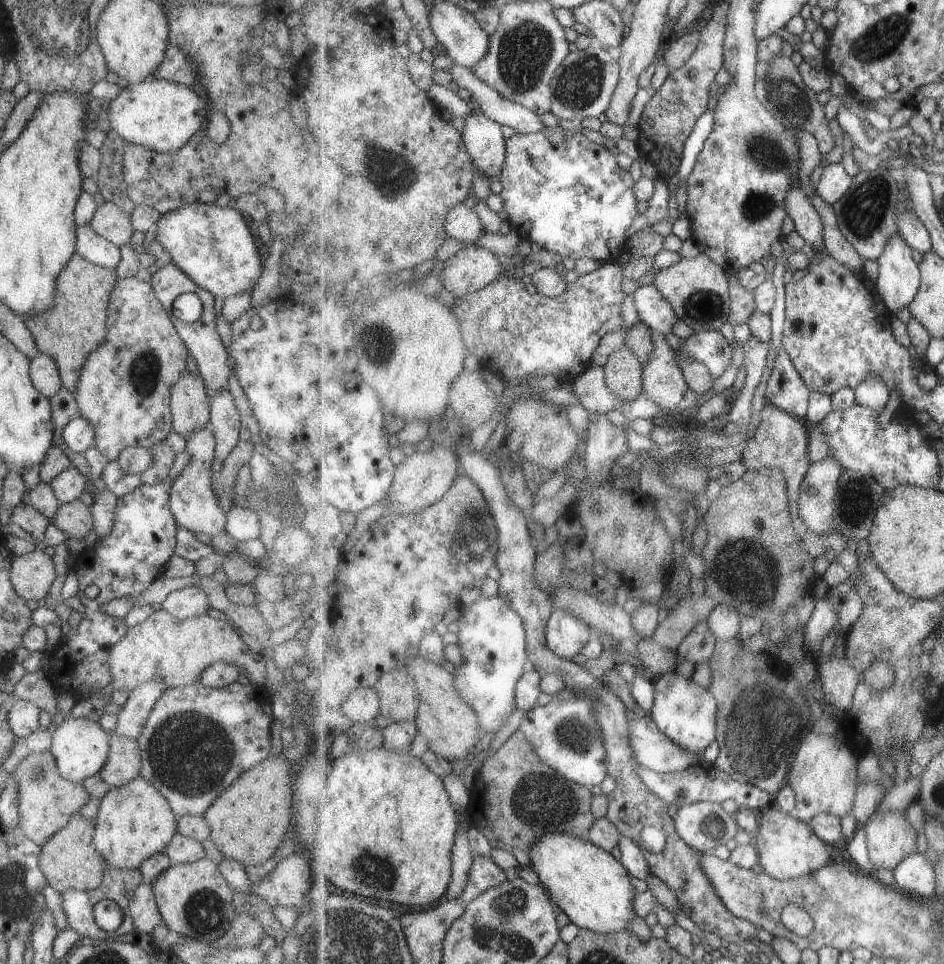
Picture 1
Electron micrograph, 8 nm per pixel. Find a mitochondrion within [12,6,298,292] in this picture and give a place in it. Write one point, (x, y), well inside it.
(203, 37)

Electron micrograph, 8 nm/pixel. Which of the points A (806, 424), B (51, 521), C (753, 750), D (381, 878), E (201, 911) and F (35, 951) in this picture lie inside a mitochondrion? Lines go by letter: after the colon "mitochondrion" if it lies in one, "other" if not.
A: other
B: other
C: mitochondrion
D: mitochondrion
E: mitochondrion
F: other

